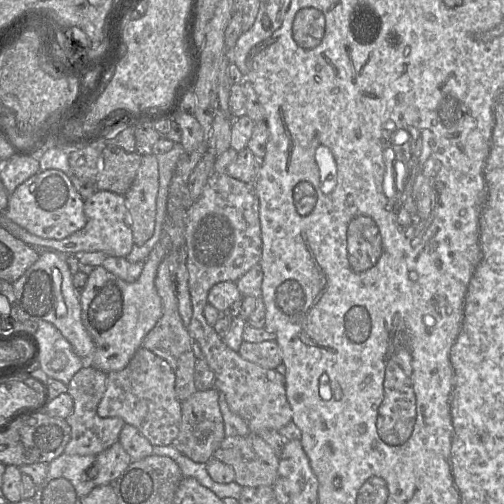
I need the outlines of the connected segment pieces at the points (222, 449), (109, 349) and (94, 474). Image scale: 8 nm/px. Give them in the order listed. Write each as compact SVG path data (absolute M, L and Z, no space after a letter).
M259 435L225 437L214 452L215 459L230 465L235 471L235 482L242 487L273 486L279 467L280 457Z
M157 242L148 258L140 277L132 283L126 282L102 265L96 266L88 275L87 283L81 292L81 319L94 343L88 364L109 373L124 369L136 351L142 346L143 339L161 318L162 301L155 287L159 264L166 255L166 249Z
M119 441L96 455L92 471L88 477L93 479L95 486L111 484L130 465L131 458Z

